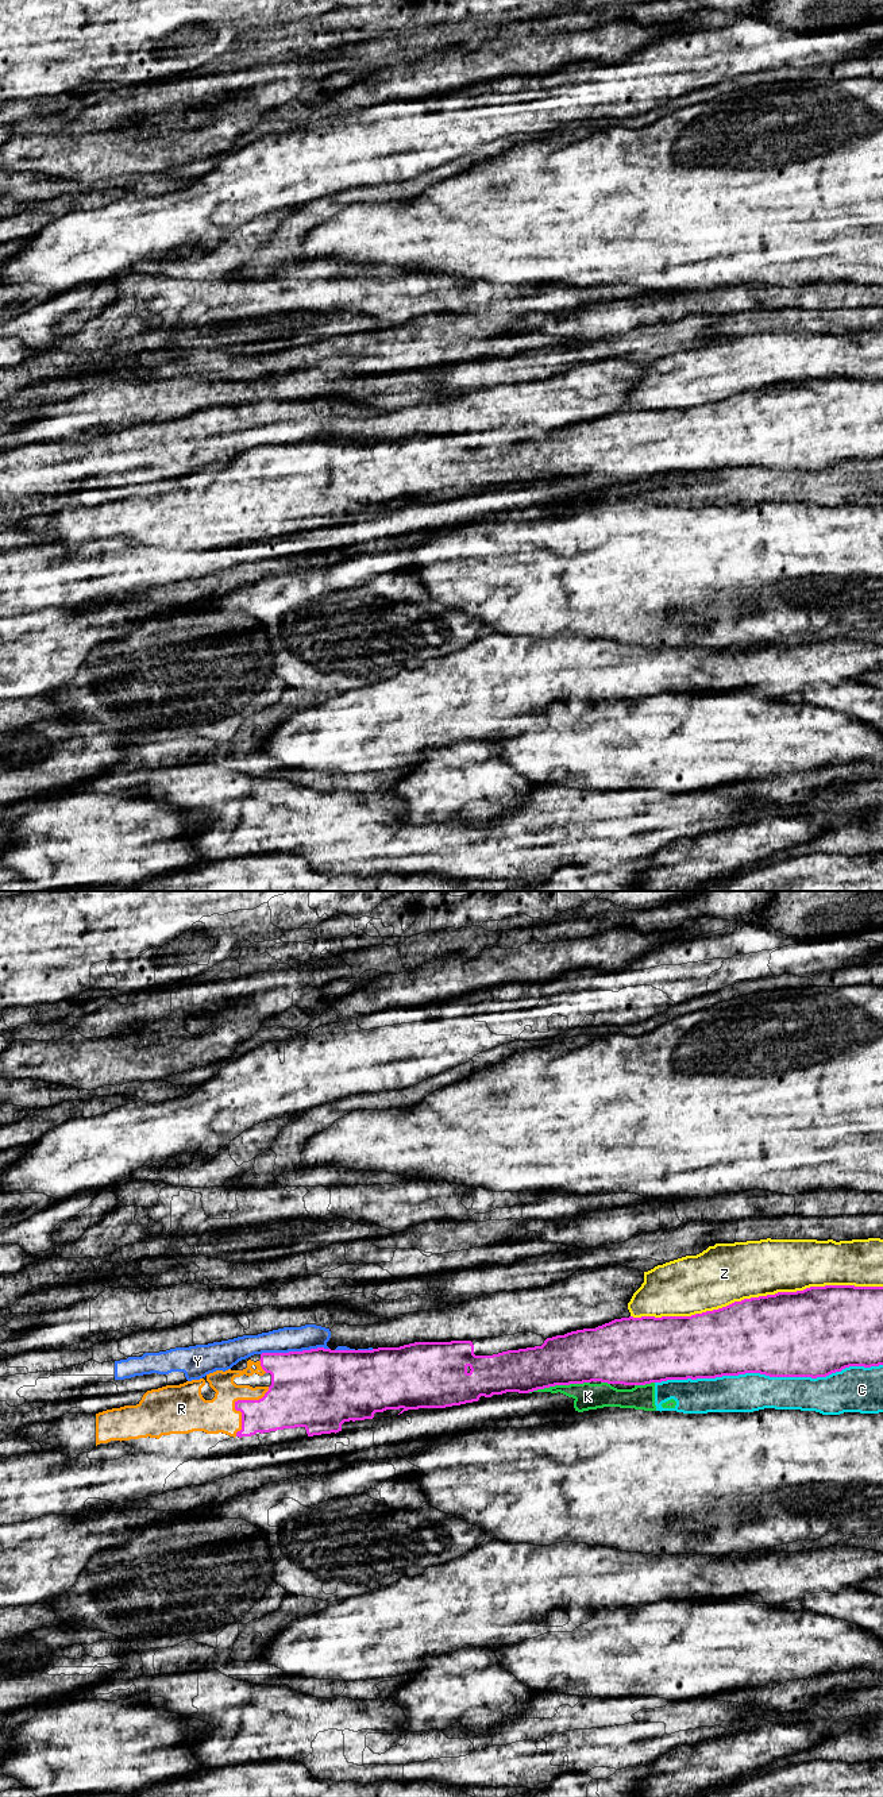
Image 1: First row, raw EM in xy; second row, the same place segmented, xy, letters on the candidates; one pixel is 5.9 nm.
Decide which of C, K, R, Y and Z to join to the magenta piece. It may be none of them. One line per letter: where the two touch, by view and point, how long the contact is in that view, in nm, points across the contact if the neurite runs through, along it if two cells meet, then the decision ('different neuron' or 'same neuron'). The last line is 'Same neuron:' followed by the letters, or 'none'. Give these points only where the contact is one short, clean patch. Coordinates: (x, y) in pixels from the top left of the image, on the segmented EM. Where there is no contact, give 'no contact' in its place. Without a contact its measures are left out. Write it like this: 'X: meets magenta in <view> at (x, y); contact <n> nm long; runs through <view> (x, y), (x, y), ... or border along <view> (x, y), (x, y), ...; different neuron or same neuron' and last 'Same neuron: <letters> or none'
C: meets magenta in xy at (768, 1375); contact 1350 nm long; different neuron
K: meets magenta in xy at (558, 1384); contact 380 nm long; different neuron
R: meets magenta in xy at (236, 1402); contact 360 nm long; same neuron
Y: meets magenta in xy at (295, 1352); contact 400 nm long; different neuron
Z: meets magenta in xy at (756, 1298); contact 1500 nm long; different neuron
Same neuron: R

